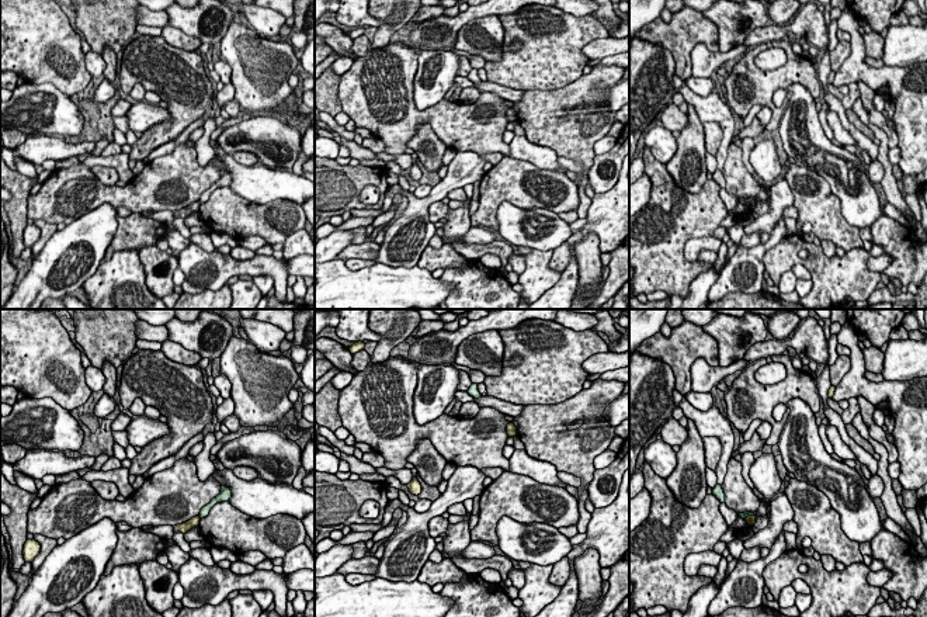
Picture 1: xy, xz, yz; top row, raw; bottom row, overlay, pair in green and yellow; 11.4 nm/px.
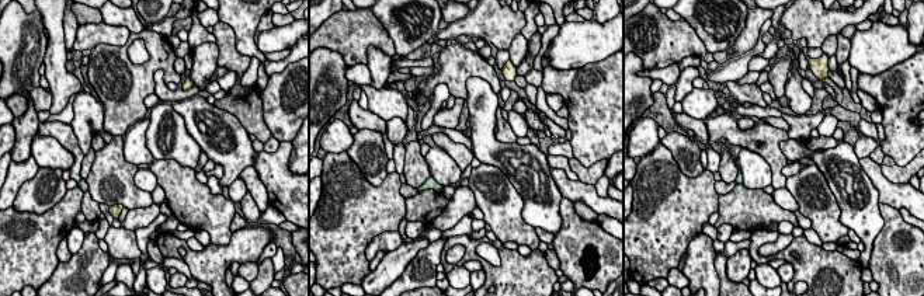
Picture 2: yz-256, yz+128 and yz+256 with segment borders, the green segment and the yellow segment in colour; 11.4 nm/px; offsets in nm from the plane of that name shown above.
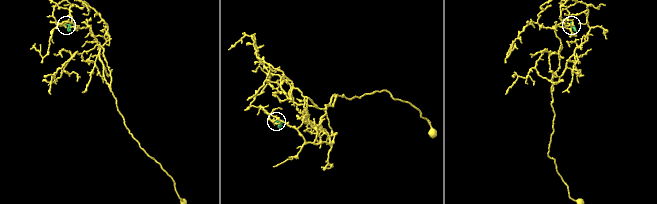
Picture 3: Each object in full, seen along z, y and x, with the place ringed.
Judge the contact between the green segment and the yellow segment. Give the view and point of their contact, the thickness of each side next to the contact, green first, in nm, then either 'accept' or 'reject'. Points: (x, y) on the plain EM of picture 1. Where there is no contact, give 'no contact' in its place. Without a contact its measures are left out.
meets green in yz at (750, 200); 70 nm thick on the green side, 100 nm on the other; reject

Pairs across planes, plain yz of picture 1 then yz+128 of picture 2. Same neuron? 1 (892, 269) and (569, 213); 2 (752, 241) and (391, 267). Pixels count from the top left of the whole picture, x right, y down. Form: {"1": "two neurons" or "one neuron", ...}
{"1": "one neuron", "2": "one neuron"}

